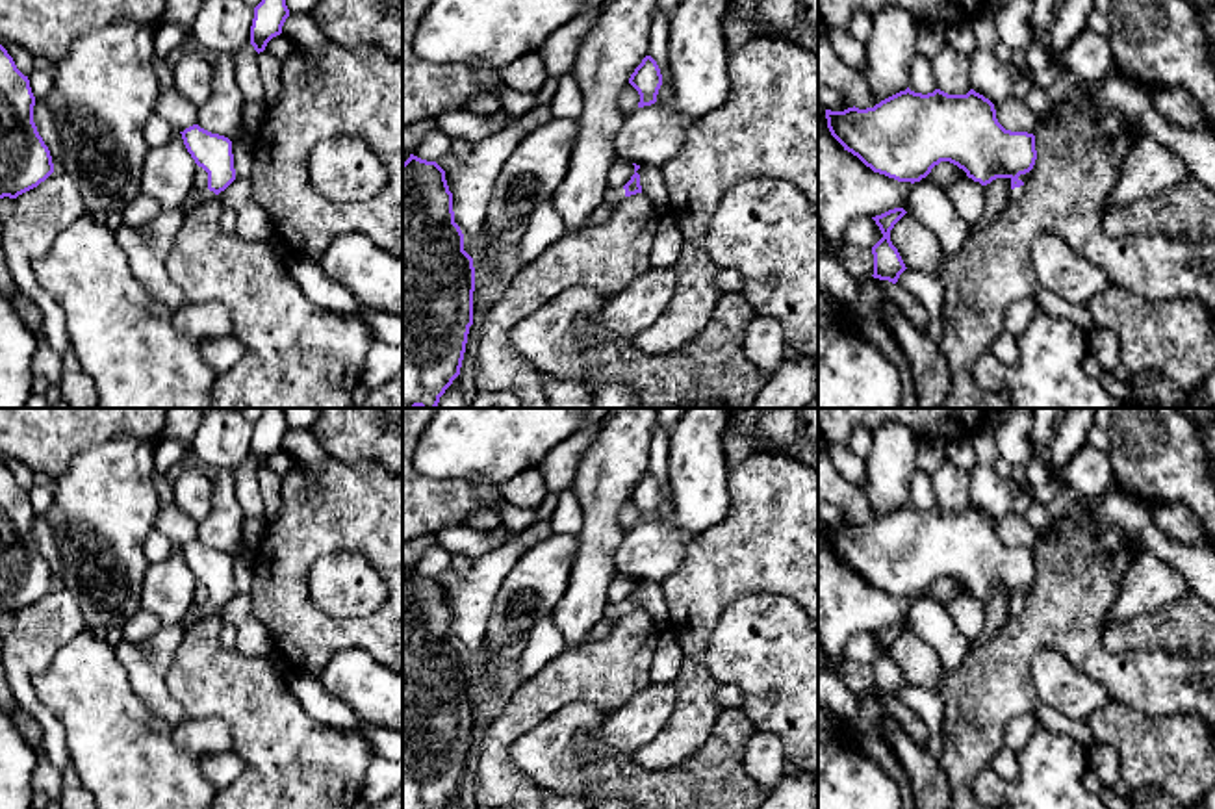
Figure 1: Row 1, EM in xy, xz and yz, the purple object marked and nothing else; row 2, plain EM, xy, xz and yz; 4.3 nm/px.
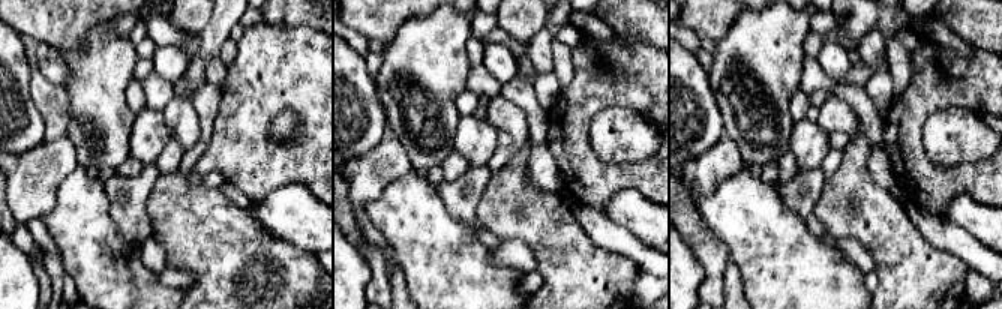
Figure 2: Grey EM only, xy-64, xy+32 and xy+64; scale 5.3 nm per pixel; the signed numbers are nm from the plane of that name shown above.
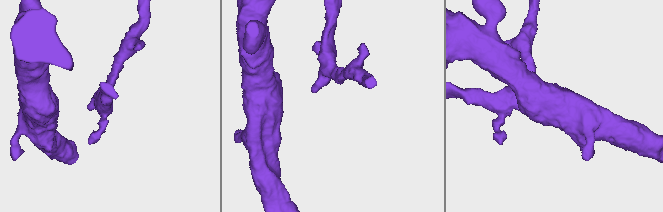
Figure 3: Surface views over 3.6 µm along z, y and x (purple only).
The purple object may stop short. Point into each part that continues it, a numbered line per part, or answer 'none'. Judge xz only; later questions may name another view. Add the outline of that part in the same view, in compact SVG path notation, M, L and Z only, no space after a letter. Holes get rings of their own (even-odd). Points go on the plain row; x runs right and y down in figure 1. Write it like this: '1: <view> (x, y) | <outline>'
1: xz (613, 611) | M623 603L608 605L607 610L605 610L603 620L618 620L623 614L625 614L625 605Z

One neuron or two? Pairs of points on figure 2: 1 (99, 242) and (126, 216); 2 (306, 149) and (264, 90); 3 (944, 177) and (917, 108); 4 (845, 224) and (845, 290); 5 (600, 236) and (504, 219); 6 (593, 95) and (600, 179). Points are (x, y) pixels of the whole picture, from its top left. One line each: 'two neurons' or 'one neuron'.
1: two neurons
2: one neuron
3: one neuron
4: two neurons
5: two neurons
6: one neuron

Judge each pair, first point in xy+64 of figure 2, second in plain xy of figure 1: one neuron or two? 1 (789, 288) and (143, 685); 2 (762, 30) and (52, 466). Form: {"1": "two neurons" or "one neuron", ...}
{"1": "two neurons", "2": "two neurons"}

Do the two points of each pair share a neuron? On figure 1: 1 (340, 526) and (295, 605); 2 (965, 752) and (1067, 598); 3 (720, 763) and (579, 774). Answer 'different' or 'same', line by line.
1: same
2: same
3: same

